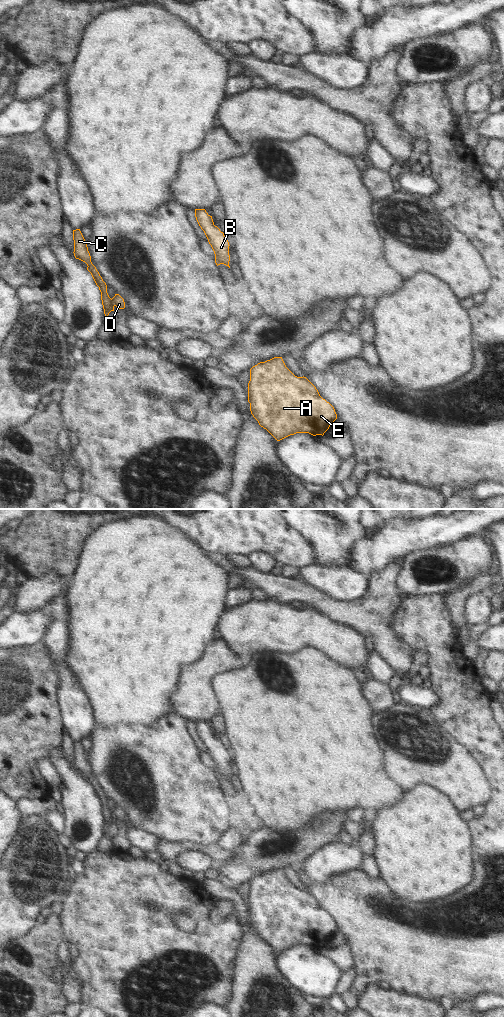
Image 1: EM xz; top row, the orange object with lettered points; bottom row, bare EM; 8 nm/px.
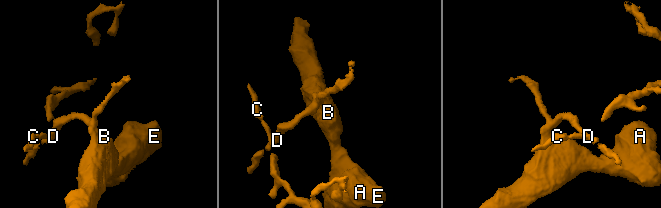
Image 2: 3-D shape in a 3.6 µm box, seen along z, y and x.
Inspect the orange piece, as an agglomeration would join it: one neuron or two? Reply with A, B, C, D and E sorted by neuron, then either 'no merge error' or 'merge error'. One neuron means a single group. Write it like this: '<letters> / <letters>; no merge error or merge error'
A B D E / C; merge error

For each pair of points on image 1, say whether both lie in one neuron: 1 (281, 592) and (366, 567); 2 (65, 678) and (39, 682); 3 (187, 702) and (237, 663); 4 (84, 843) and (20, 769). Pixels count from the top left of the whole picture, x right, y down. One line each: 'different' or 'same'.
1: different
2: different
3: same
4: different

